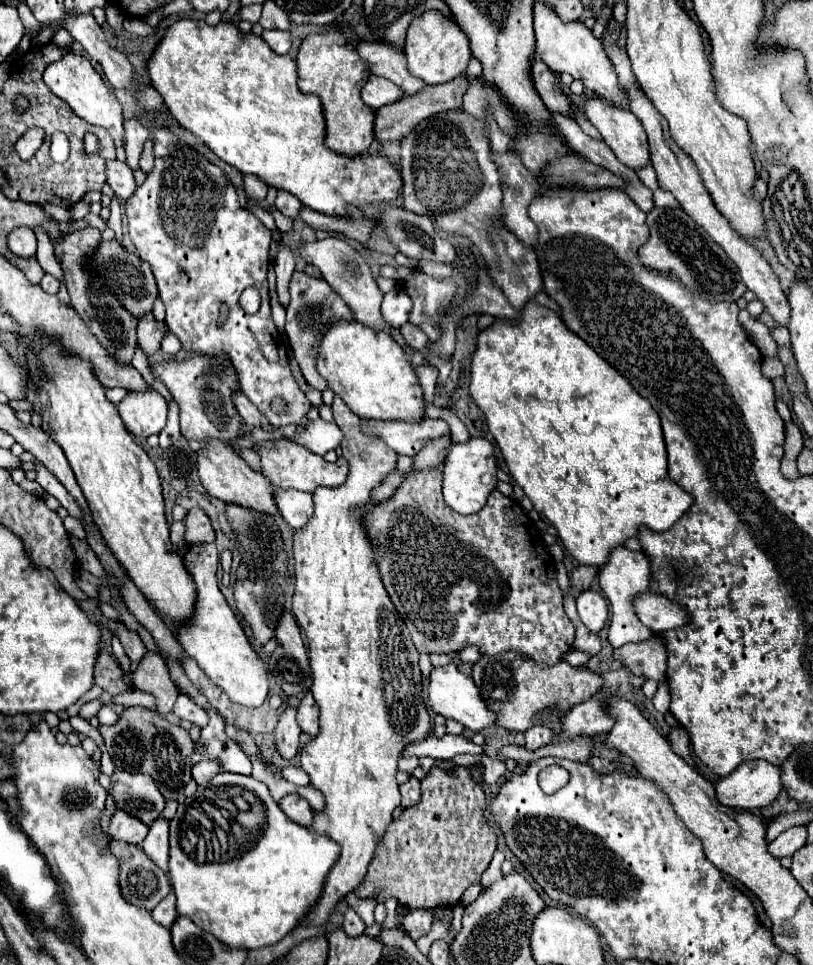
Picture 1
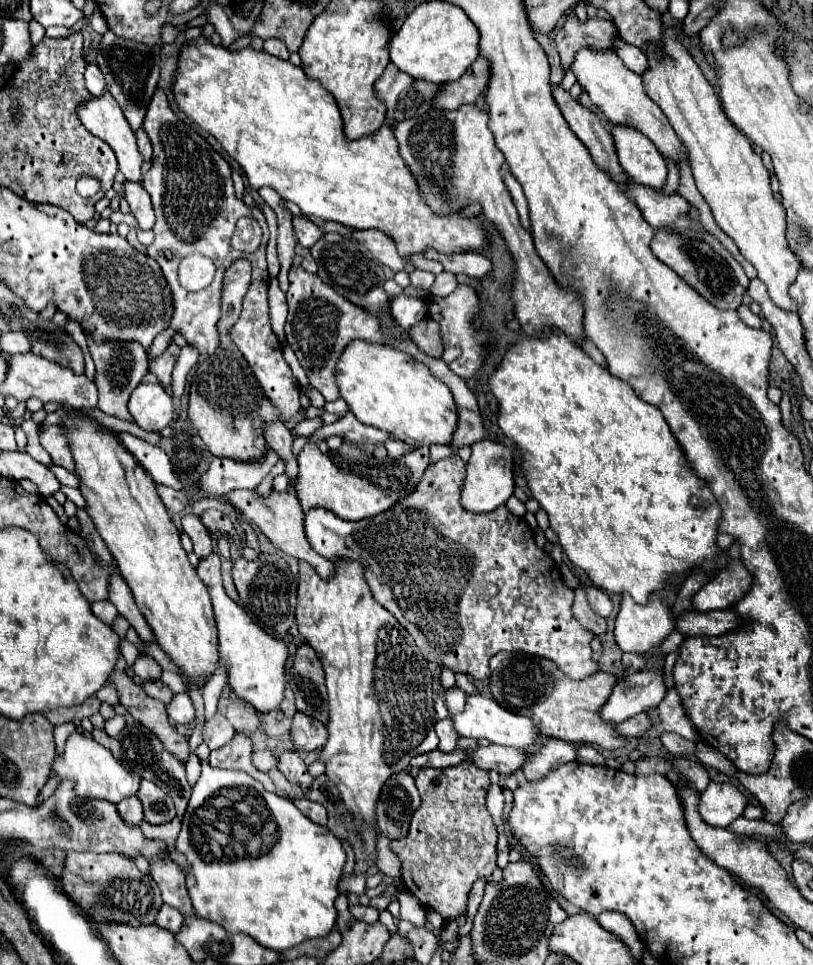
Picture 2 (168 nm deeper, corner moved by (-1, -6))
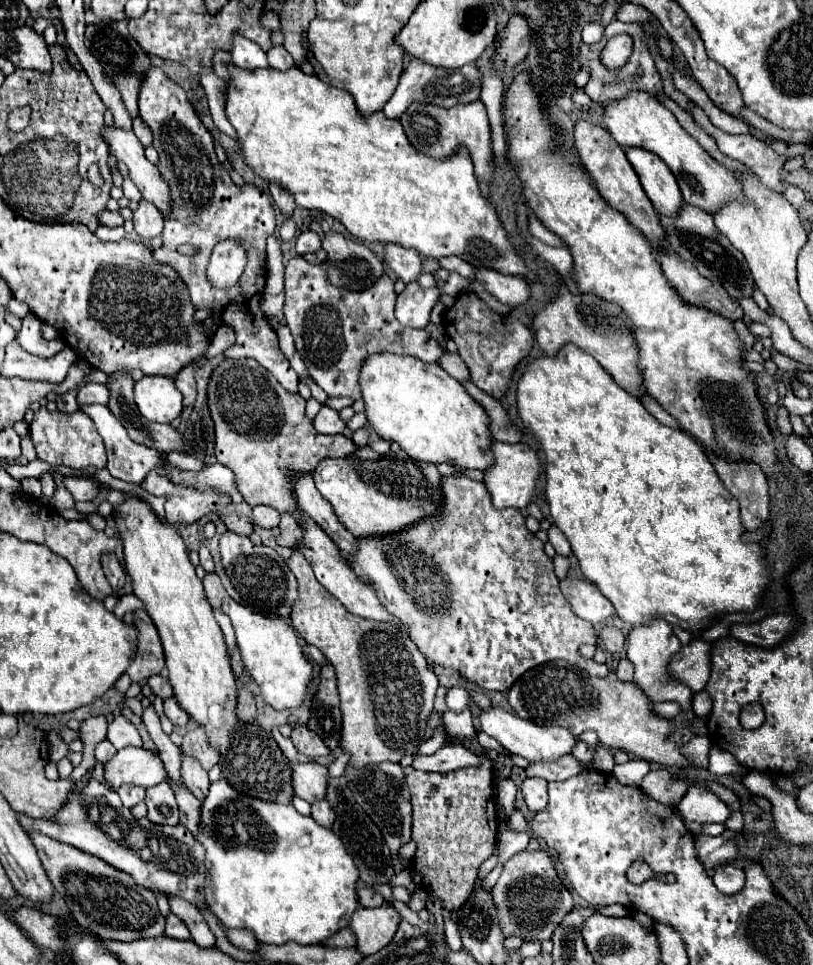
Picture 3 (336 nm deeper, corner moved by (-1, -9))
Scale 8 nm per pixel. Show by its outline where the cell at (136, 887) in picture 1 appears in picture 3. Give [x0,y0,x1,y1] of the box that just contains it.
[30,831,166,941]

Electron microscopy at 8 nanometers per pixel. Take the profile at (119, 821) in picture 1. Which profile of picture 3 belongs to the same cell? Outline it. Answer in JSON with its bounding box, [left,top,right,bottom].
[116,785,146,807]

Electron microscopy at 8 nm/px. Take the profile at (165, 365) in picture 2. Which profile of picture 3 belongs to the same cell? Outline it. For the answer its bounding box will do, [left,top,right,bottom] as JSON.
[174,365,198,407]

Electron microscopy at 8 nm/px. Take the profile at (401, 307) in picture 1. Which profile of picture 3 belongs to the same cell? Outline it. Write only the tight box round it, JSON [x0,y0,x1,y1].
[396,283,438,329]

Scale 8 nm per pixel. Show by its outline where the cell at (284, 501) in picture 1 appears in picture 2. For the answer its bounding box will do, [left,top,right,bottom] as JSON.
[304,454,598,680]

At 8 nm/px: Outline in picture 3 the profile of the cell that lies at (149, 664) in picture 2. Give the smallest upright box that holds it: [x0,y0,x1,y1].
[148,675,172,699]

